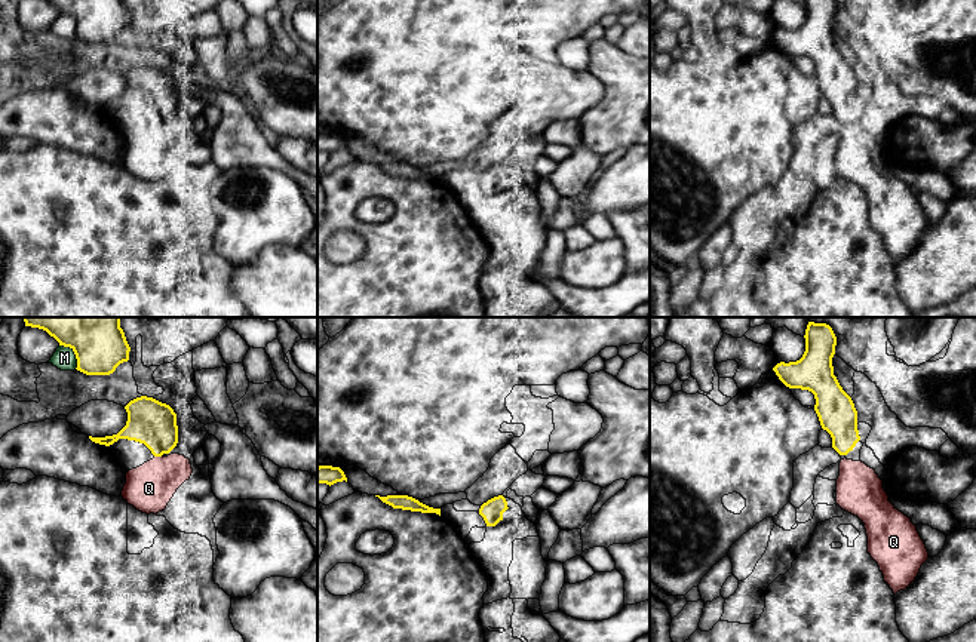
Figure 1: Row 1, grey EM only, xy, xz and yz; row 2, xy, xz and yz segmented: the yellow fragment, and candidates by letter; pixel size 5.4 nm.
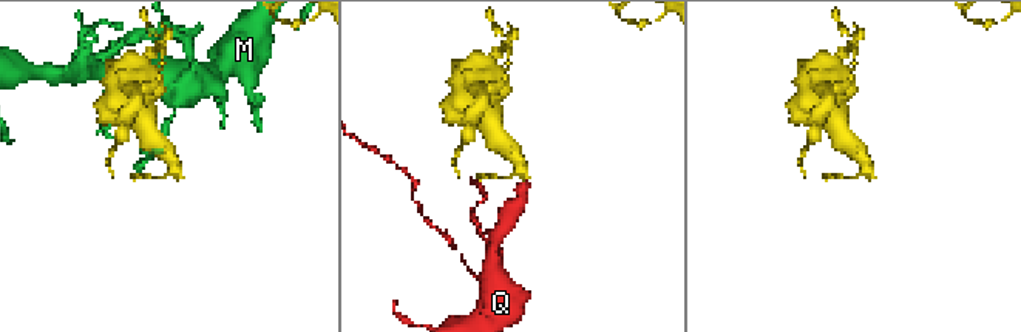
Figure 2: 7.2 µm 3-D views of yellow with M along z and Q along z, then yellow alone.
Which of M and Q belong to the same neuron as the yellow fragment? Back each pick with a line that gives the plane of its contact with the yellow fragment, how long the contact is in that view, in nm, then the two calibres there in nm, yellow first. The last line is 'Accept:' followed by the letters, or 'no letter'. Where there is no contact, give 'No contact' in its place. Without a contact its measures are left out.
Q: Touches yellow in xy. Shared border 40 nm. Thickness 240 nm (yellow) against 260 nm
Accept: Q

